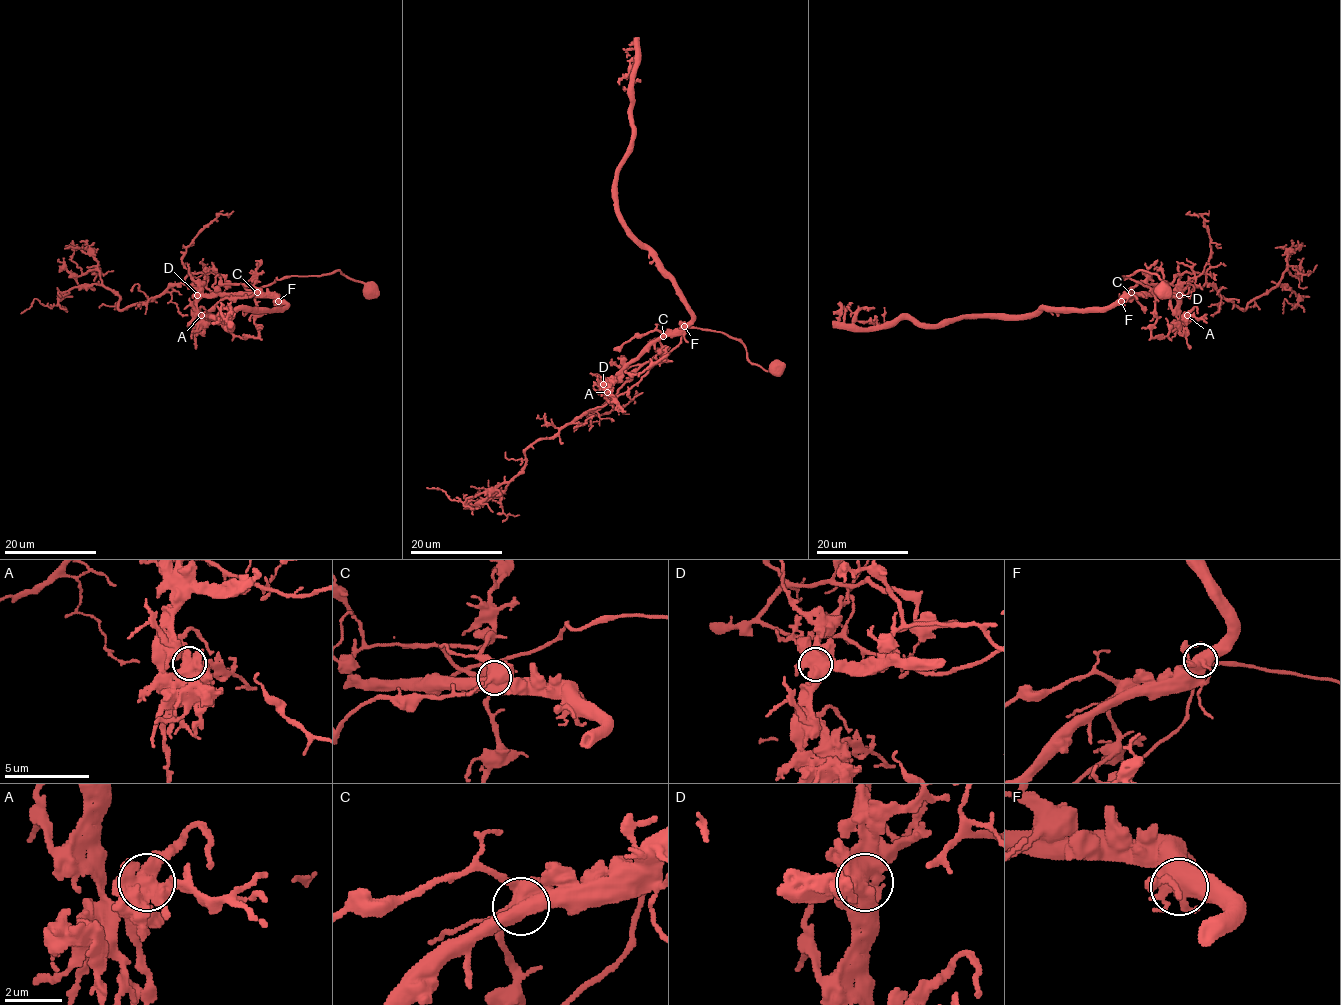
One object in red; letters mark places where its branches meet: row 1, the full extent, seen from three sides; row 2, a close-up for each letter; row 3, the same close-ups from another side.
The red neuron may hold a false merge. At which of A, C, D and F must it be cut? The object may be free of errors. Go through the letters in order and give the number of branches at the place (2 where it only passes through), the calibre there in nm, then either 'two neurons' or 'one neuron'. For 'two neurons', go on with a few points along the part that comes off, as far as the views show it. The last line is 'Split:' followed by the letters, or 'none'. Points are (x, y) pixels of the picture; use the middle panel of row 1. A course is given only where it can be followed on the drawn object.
A: 5 | 550 nm | one neuron
C: 5 | 600 nm | two neurons | (662, 335), (662, 349), (599, 408), (526, 449), (523, 469), (507, 482), (463, 503), (441, 489), (427, 488)
D: 5 | 600 nm | one neuron
F: 5 | 480 nm | one neuron
Split: C

